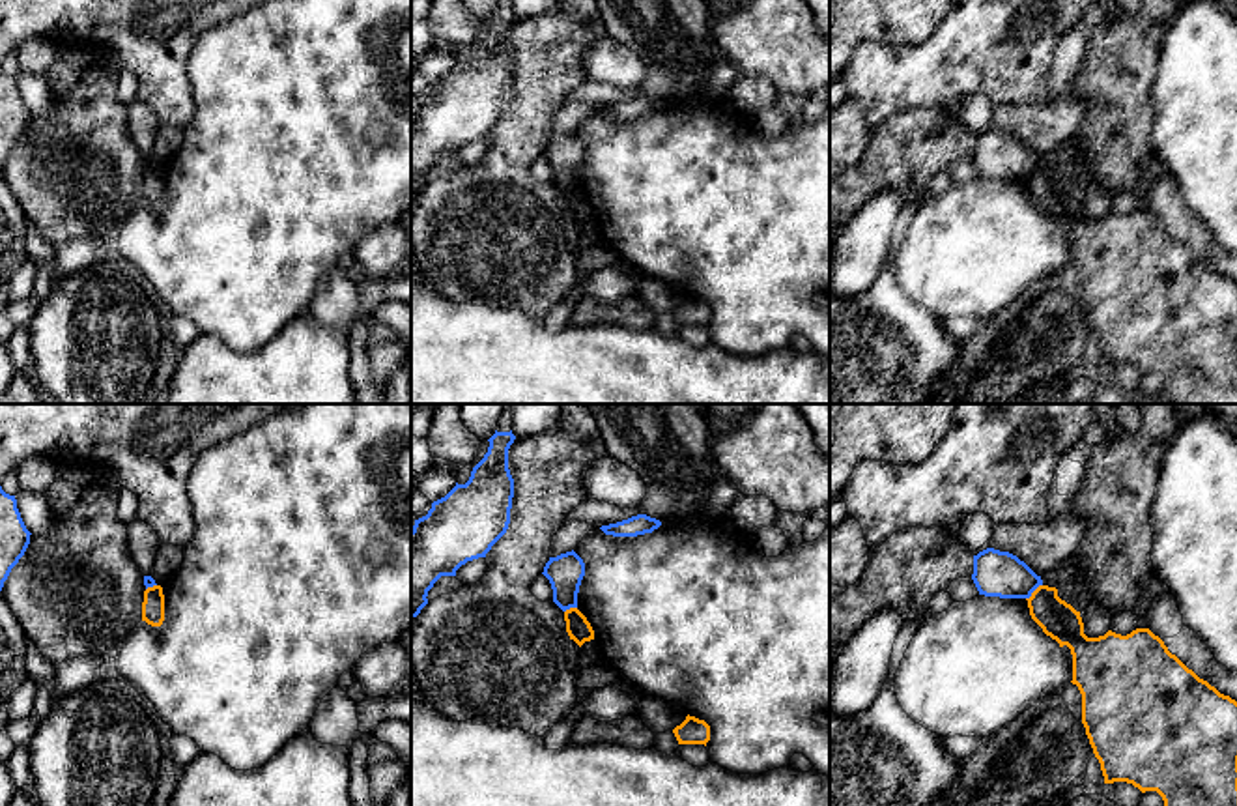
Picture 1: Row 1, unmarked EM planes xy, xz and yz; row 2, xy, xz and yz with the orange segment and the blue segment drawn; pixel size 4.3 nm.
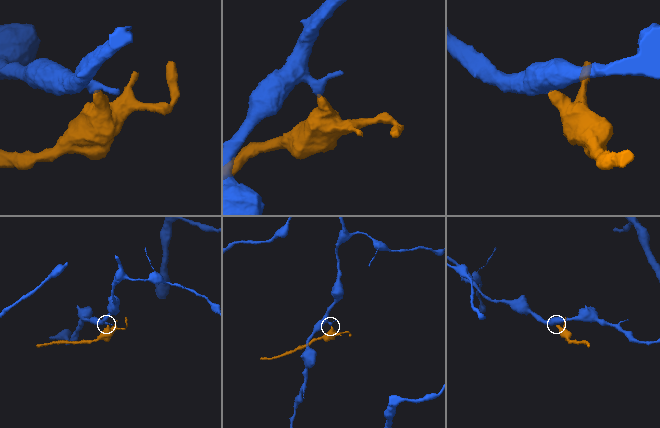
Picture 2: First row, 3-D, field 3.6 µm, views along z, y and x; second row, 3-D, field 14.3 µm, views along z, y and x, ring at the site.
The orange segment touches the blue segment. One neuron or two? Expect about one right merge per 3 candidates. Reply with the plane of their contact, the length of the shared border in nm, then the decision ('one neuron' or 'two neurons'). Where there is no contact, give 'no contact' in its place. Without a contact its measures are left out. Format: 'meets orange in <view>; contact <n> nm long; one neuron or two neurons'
meets orange in yz; contact 100 nm long; two neurons

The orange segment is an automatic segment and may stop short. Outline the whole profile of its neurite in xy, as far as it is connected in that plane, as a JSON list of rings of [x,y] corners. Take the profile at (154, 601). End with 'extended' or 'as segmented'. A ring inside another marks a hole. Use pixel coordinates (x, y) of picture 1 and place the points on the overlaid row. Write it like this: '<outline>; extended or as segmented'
[[[161,585],[148,587],[142,602],[142,621],[161,626],[164,621],[164,595]]]; as segmented

